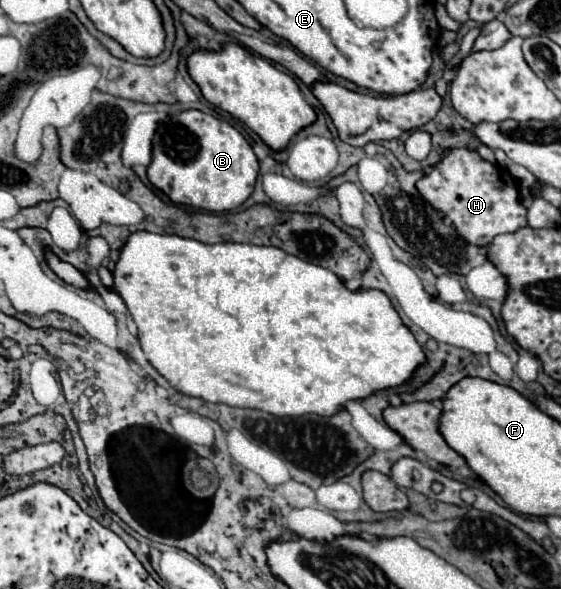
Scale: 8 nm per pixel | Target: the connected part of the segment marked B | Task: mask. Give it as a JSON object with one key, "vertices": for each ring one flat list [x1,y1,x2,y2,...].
{"vertices":[[187,110,165,118,153,136,153,160,147,178,175,204,211,212,227,212,241,206,253,192,259,160,251,144,229,122,199,110]]}

